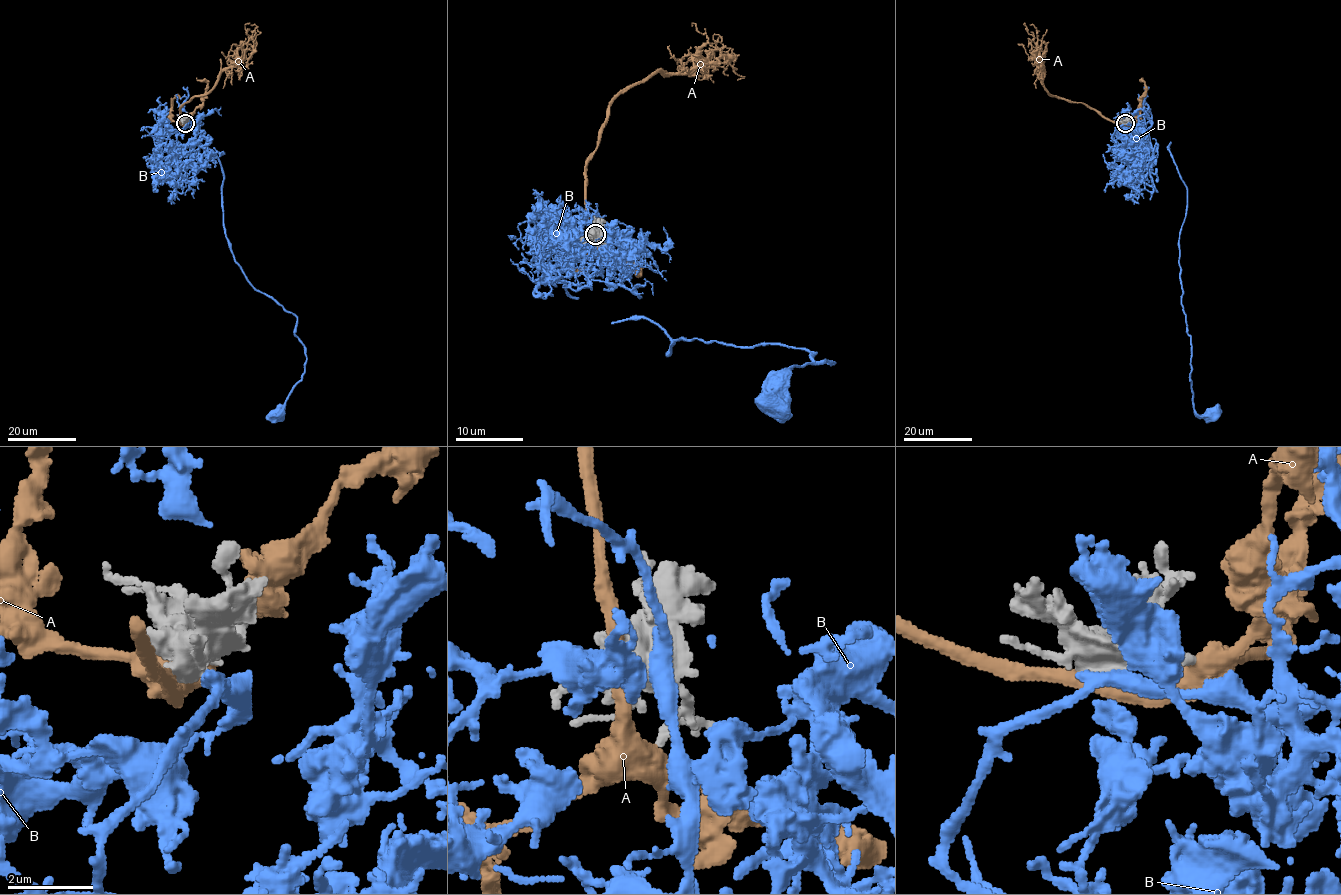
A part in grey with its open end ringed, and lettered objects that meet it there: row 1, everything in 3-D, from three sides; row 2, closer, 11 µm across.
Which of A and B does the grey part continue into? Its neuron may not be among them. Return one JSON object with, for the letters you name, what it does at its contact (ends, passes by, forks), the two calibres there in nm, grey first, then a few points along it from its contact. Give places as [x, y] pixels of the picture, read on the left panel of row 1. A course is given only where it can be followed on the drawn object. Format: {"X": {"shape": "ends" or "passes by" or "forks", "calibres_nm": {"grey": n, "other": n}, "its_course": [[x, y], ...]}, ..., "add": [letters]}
{"B": {"shape": "passes by", "calibres_nm": {"grey": 500, "other": 380}, "its_course": [[185, 122], [169, 162], [216, 157], [234, 261], [297, 318], [305, 372], [276, 414]]}, "add": ["B"]}

